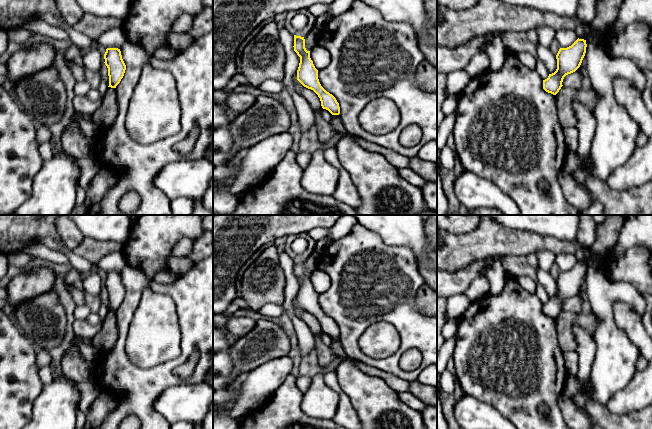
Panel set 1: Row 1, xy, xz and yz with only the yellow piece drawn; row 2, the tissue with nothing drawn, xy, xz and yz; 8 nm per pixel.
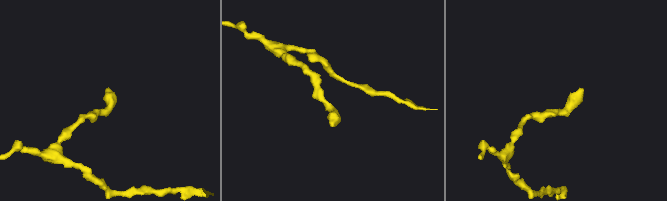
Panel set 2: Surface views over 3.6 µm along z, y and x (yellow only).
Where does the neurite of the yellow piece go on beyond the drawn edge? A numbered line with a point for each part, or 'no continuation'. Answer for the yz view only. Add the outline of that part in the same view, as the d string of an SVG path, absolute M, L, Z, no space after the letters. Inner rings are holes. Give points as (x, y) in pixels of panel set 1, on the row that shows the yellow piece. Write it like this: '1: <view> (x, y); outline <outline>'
no continuation

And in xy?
no continuation

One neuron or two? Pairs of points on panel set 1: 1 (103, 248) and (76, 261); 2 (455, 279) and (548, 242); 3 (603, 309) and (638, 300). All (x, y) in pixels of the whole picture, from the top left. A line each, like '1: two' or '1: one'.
1: two
2: two
3: one

